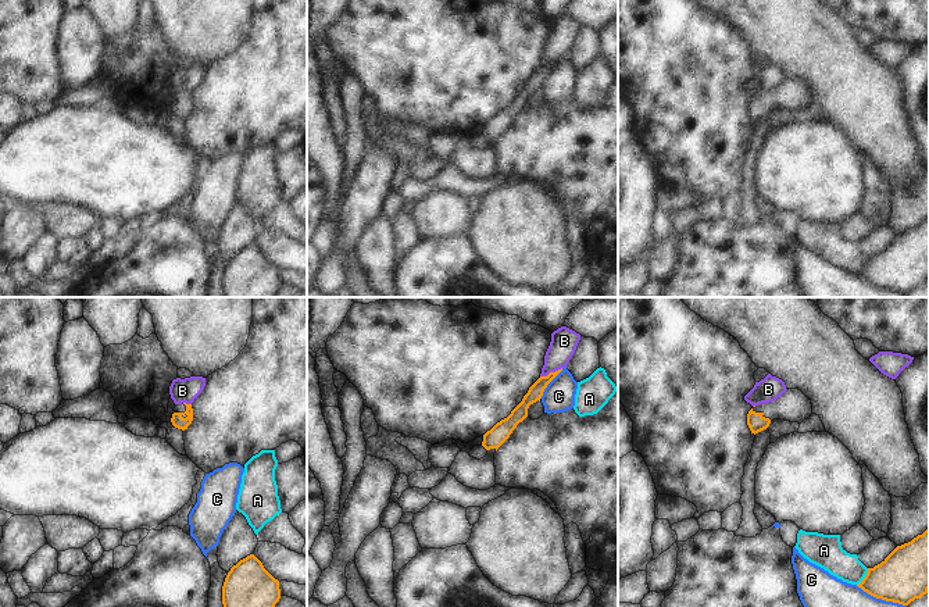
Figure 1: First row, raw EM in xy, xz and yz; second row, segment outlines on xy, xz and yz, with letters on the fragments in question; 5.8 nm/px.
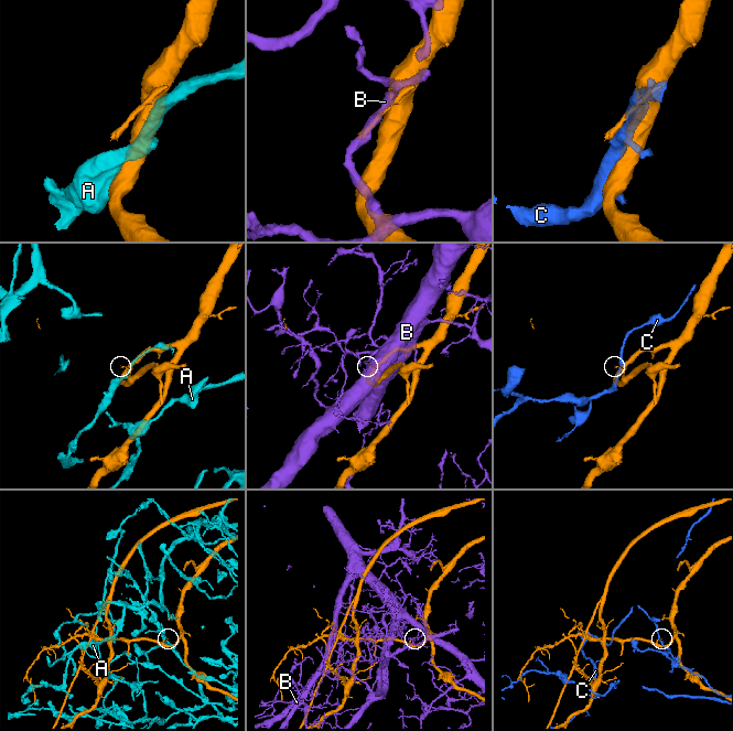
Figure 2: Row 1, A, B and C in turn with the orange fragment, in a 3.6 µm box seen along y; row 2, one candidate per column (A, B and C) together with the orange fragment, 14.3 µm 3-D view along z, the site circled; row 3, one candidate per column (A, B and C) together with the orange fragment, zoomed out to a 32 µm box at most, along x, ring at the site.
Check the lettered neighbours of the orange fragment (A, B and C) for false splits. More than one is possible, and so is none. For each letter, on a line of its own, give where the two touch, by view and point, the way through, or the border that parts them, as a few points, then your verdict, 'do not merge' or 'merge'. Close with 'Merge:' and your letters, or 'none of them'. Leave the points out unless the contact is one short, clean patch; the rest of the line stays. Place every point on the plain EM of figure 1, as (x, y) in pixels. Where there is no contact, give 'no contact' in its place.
A: contact yz (865, 265); do not merge
B: contact xz (550, 61); do not merge
C: contact xz (549, 71); do not merge
Merge: none of them

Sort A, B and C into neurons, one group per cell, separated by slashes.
A / B / C

